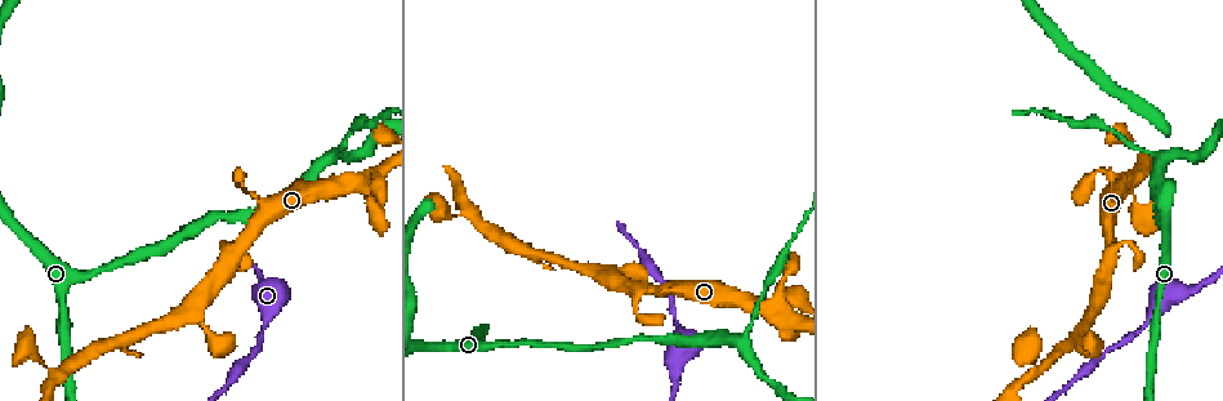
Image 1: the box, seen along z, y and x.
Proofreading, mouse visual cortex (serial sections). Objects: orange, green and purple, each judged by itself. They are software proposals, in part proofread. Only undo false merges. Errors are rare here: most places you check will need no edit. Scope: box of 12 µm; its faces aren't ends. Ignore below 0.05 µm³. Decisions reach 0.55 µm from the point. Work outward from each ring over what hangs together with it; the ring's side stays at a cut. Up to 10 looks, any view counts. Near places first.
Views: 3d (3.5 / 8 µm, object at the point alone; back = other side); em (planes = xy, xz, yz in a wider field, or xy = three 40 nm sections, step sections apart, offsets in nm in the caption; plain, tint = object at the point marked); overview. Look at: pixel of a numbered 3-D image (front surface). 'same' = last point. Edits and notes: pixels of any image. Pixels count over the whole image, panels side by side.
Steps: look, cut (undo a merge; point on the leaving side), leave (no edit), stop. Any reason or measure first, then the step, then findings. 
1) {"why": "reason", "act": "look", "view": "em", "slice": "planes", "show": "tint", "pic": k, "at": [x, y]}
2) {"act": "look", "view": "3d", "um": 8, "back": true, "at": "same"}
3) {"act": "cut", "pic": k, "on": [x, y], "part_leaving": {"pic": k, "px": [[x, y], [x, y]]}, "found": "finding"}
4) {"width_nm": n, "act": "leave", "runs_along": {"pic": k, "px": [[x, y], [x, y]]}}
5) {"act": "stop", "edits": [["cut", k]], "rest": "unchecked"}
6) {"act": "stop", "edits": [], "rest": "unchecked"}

{"why": "thin arm on a thick one", "act": "look", "view": "em", "slice": "xy", "step": 1, "show": "tint", "pic": 1, "at": [59, 379]}

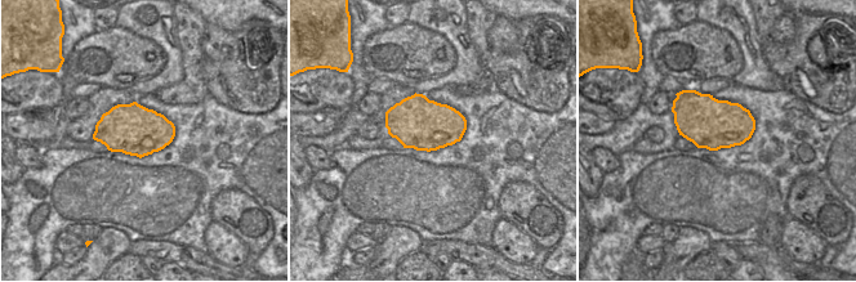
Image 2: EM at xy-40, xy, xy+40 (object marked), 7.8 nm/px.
{"act": "look", "view": "3d", "um": 3.5, "at": "same"}

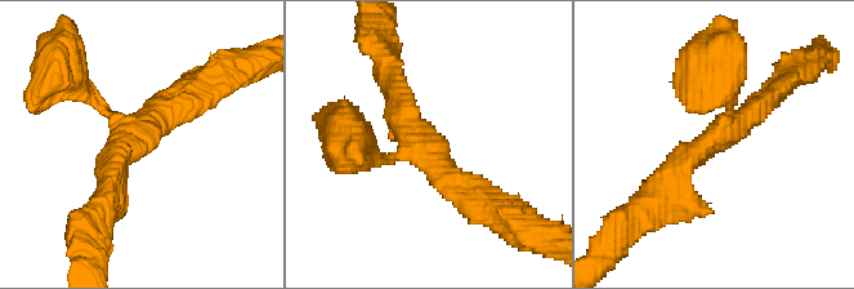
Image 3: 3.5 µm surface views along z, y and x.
{"act": "leave", "runs_along": {"pic": 3, "px": [[479, 196], [424, 147], [360, 154]]}, "found": "continuous, no second cell"}

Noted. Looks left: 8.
{"act": "look", "view": "3d", "um": 3.5, "pic": 1, "at": [676, 323]}

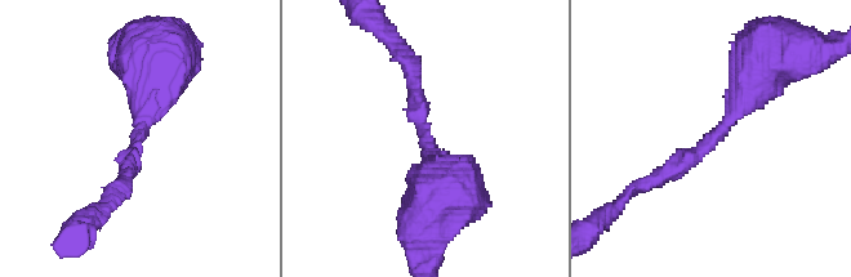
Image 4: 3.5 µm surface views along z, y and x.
{"why": "need the tissue", "act": "look", "view": "em", "slice": "xy", "step": 2, "show": "tint", "pic": 4, "at": [429, 146]}

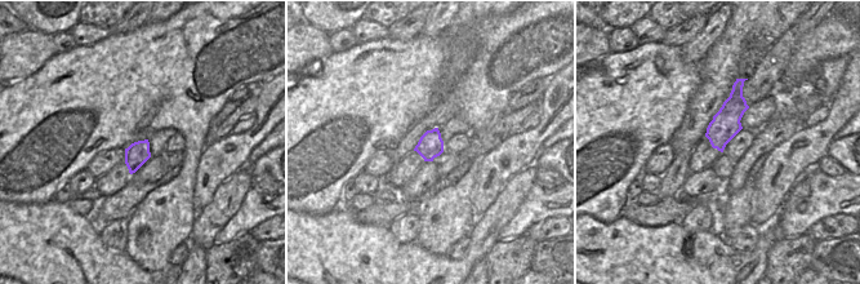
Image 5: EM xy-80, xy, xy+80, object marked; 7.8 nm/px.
{"arm_widths_nm": [200, 600], "act": "leave", "found": "continuous, no second cell"}

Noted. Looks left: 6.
{"why": "arms part here", "act": "look", "view": "3d", "um": 3.5, "pic": 1, "at": [1160, 158]}

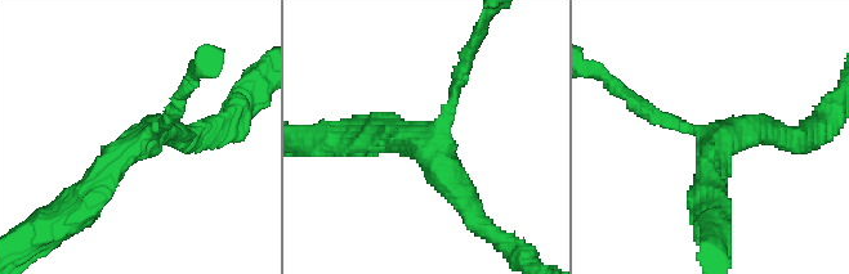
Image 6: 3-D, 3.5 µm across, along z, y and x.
{"arms": 3, "arm_widths_nm": [200, 350, 400], "why": "need the tissue", "act": "look", "view": "em", "slice": "xy", "step": 3, "show": "tint", "pic": 6, "at": [139, 141]}

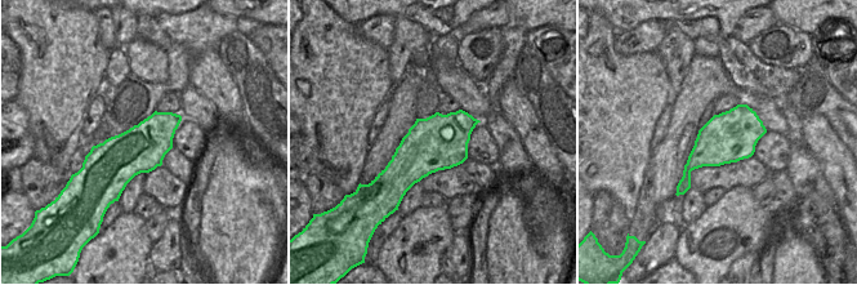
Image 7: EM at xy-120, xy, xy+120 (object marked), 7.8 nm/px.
{"act": "leave", "runs_along": {"pic": 6, "px": [[75, 209], [138, 142], [178, 134]]}, "found": "continuous, no second cell"}

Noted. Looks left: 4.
{"why": "calibre changes", "act": "look", "view": "3d", "um": 8, "pic": 1, "at": [358, 128]}

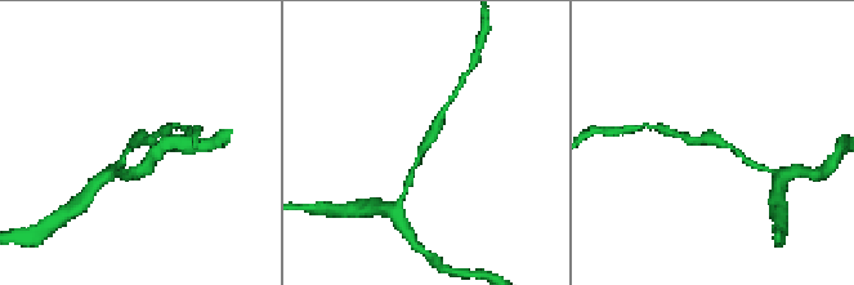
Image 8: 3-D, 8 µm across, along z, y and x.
{"why": "closer look", "act": "look", "view": "3d", "um": 3.5, "pic": 8, "at": [721, 144]}

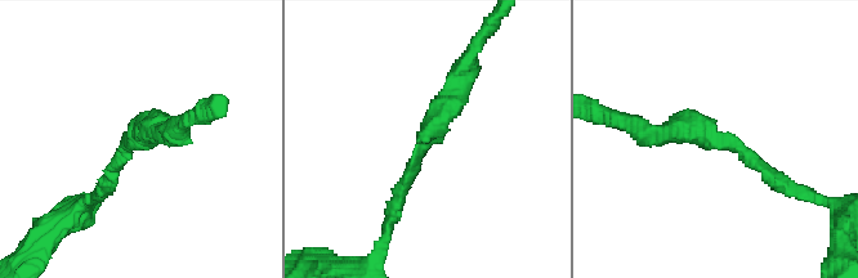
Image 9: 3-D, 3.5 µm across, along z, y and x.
{"arm_widths_nm": [150, 250], "act": "look", "view": "em", "slice": "xy", "step": 2, "show": "tint", "pic": 9, "at": [426, 139]}

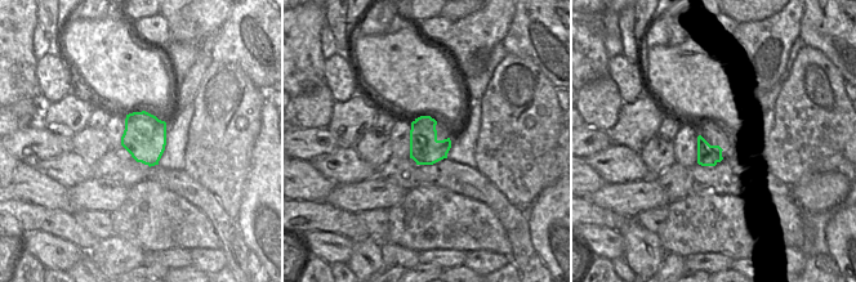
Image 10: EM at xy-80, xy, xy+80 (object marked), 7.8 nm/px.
{"act": "leave", "runs_along": {"pic": 9, "px": [[396, 202], [463, 71]]}, "found": "all the same cell"}

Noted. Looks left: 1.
{"act": "stop", "edits": [], "rest": "unchecked"}

